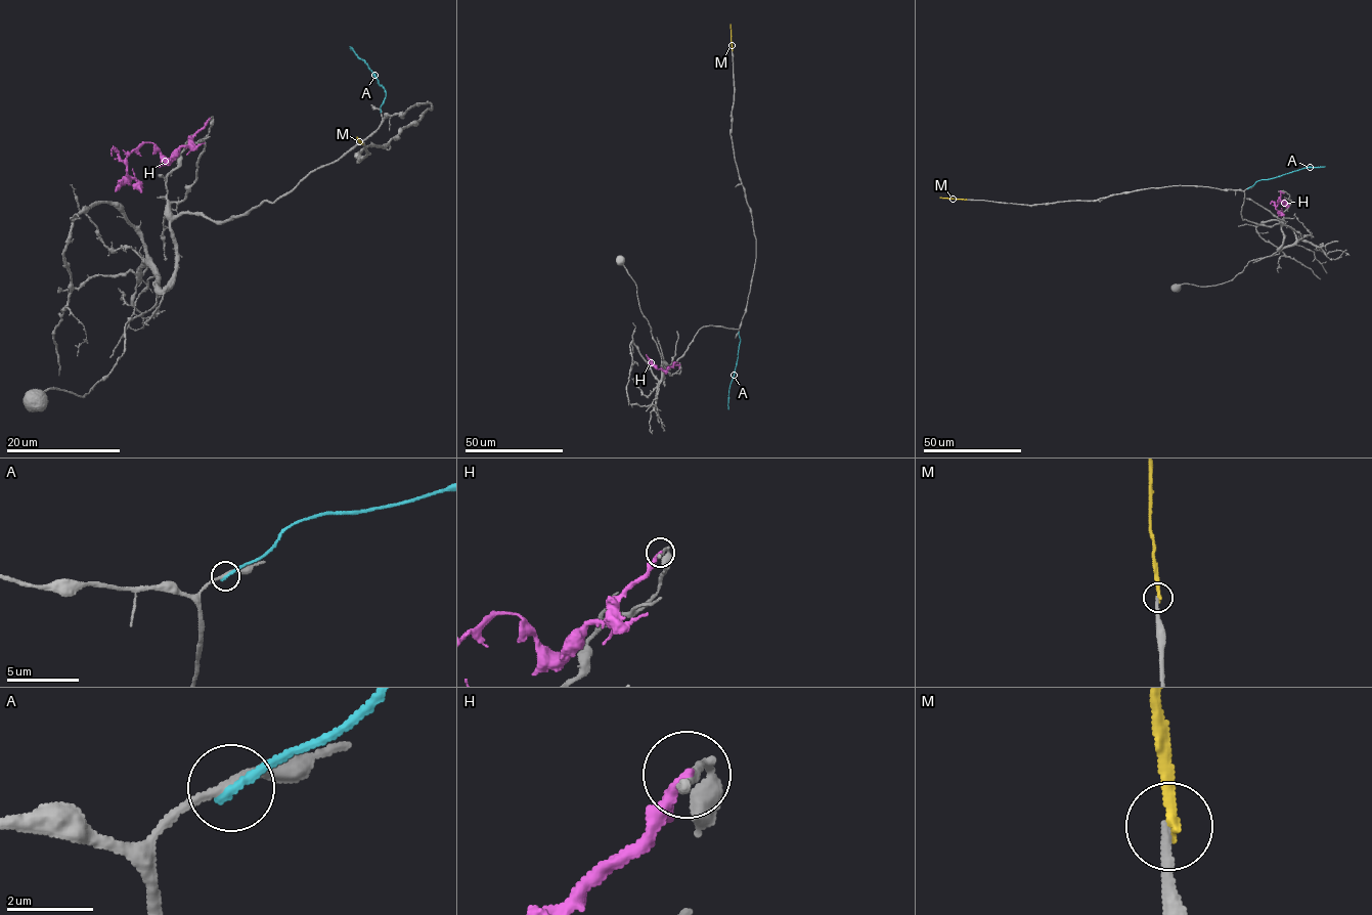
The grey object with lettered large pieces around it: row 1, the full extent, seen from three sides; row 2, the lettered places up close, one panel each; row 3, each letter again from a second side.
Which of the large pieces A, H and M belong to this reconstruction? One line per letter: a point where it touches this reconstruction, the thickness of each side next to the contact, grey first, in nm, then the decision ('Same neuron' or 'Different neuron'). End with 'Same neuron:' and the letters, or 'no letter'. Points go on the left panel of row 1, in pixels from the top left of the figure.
A: Touches grey at (381, 111). Thickness 180 nm (grey) against 200 nm. Different neuron
H: Touches grey at (209, 118). Thickness 300 nm (grey) against 220 nm. Different neuron
M: Touches grey at (361, 142). Thickness 240 nm (grey) against 280 nm. Different neuron
Same neuron: no letter

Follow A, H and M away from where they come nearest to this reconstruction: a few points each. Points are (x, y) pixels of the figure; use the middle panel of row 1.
A: (739, 333), (740, 342), (728, 409)
H: (679, 364), (672, 364), (663, 372), (652, 359), (656, 368)
M: (732, 50), (731, 25)

